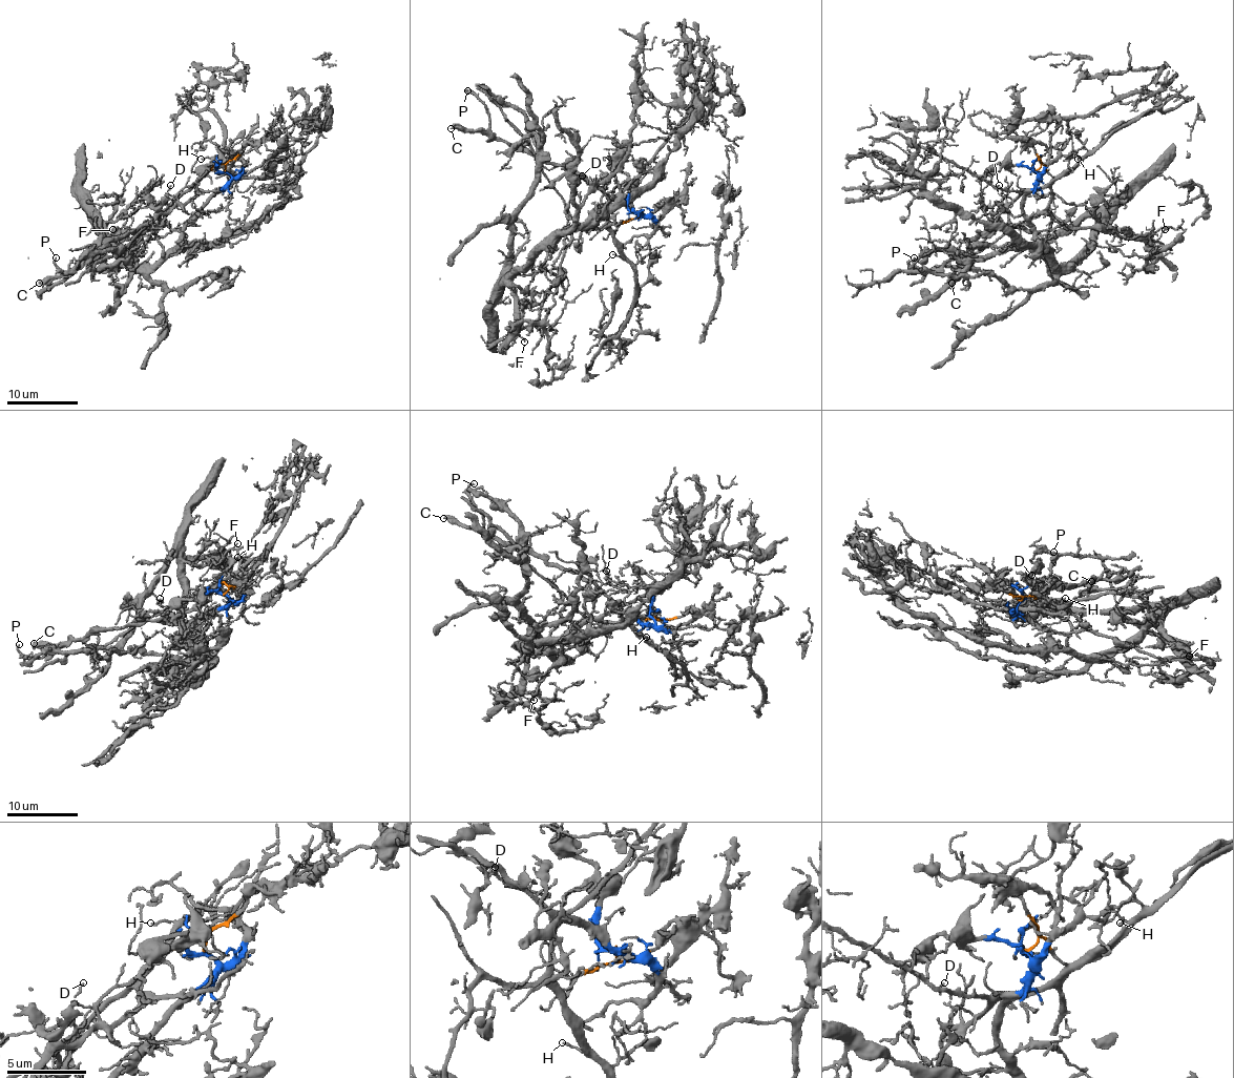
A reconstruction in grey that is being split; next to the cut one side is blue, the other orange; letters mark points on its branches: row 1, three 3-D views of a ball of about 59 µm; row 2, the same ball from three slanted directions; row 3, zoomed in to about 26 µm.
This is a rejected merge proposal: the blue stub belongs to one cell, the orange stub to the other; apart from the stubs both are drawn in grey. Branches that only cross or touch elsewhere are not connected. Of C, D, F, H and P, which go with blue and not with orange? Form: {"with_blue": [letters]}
{"with_blue": []}

